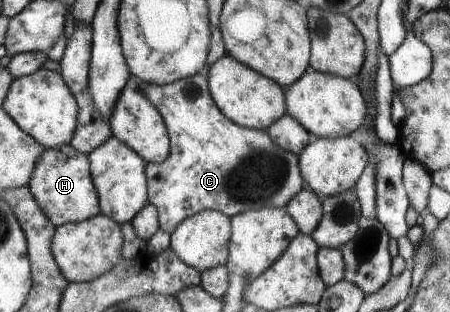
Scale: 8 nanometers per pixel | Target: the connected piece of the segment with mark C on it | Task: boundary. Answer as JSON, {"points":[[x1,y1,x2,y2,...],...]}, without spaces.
{"points":[[204,71,168,85,141,82,140,90,154,103,166,124,170,138,169,156,158,164,146,165,148,202,156,207,160,230,170,235,186,217,205,209,221,211,232,217,240,212,263,207,285,207,305,186,298,157,278,147,267,131,243,128,231,122,211,99,208,77]]}

